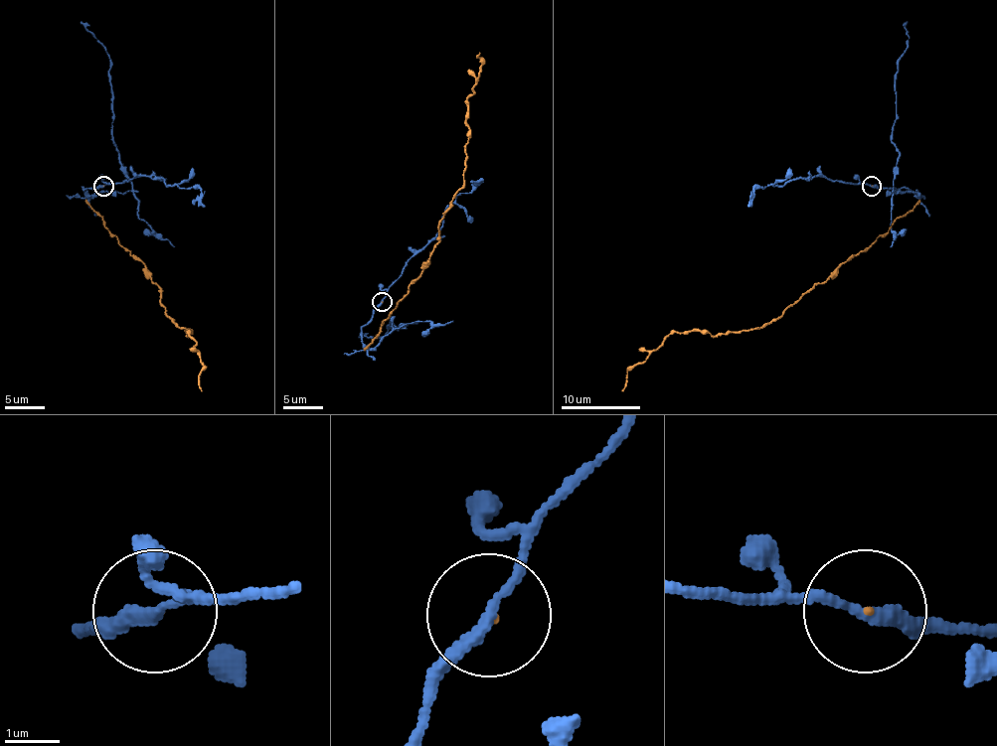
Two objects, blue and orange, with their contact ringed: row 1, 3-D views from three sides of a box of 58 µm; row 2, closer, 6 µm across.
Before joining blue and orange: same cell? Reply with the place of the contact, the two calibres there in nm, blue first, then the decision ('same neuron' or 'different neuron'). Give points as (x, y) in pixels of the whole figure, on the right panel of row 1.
(871, 186) | 220/40 nm | different neuron

